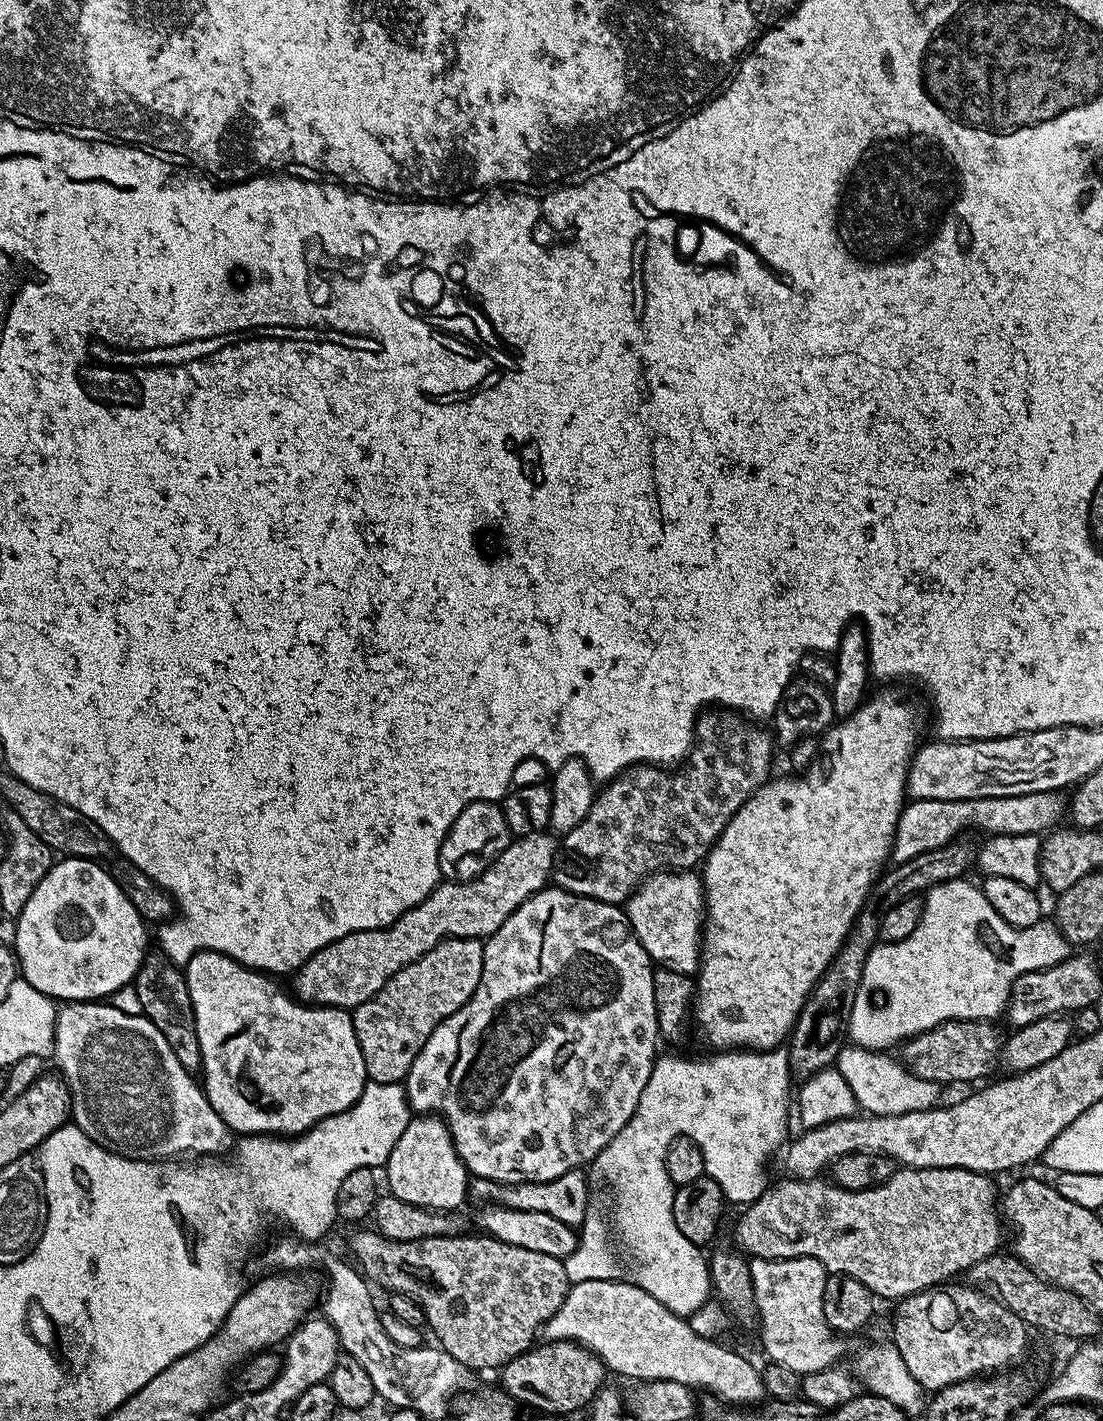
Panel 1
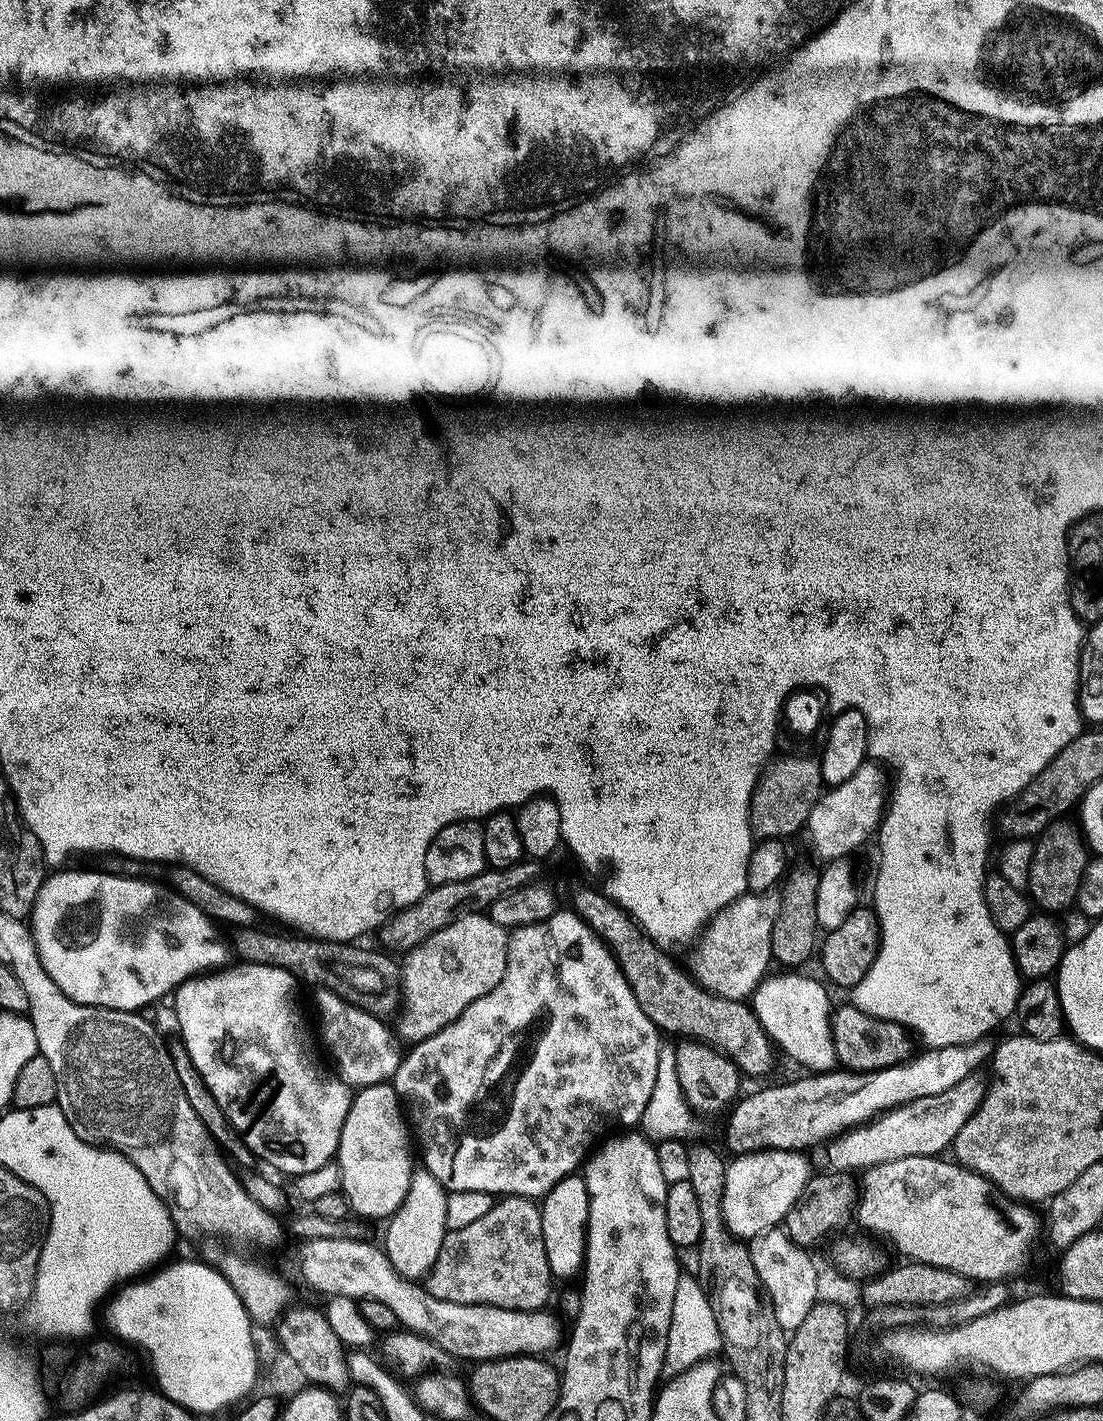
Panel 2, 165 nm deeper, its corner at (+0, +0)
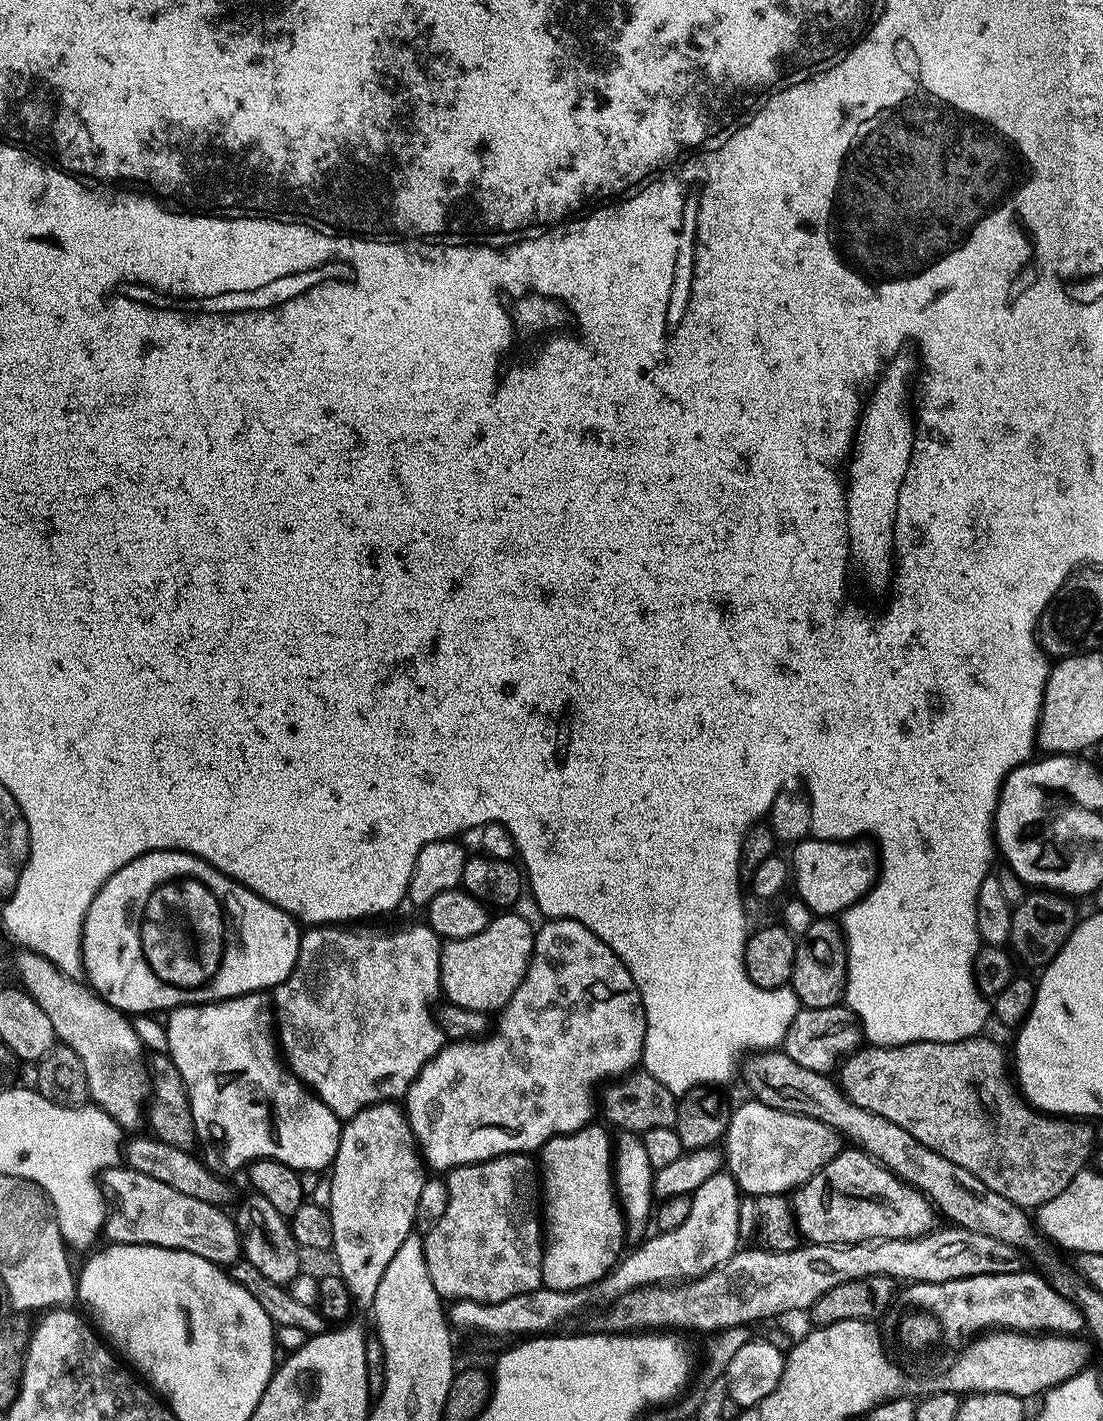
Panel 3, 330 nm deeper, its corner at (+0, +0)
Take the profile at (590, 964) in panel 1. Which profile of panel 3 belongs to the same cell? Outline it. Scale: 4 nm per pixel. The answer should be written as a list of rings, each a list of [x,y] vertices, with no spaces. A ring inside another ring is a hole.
[[[548,920],[545,923],[545,928],[542,927],[536,933],[536,945],[534,946],[534,954],[532,955],[532,961],[528,967],[528,973],[526,978],[522,982],[522,986],[518,986],[518,990],[514,994],[512,999],[506,1007],[499,1013],[498,1023],[495,1025],[494,1031],[487,1038],[483,1040],[466,1040],[463,1042],[452,1042],[442,1049],[438,1055],[436,1055],[431,1062],[428,1063],[426,1067],[422,1070],[422,1074],[419,1078],[412,1083],[410,1090],[408,1091],[406,1097],[406,1115],[408,1118],[408,1123],[412,1125],[412,1132],[416,1136],[416,1143],[418,1145],[419,1151],[422,1153],[423,1159],[426,1161],[427,1167],[432,1168],[433,1173],[436,1174],[447,1174],[454,1168],[465,1168],[471,1164],[485,1164],[491,1160],[498,1159],[499,1156],[523,1156],[525,1154],[536,1154],[543,1150],[551,1140],[556,1136],[573,1136],[575,1132],[580,1132],[583,1128],[589,1127],[593,1123],[592,1115],[597,1115],[598,1104],[592,1101],[592,1091],[595,1090],[596,1084],[603,1085],[605,1082],[616,1082],[621,1078],[628,1076],[629,1073],[637,1071],[641,1067],[644,1058],[644,1043],[646,1042],[646,1030],[648,1029],[648,1023],[646,1022],[646,1014],[644,1013],[644,1003],[640,997],[640,992],[636,989],[636,983],[634,978],[628,972],[628,968],[623,962],[618,959],[614,954],[614,950],[610,950],[610,946],[606,946],[606,942],[602,942],[597,938],[594,933],[591,932],[586,926],[582,926],[578,922],[573,920]]]

